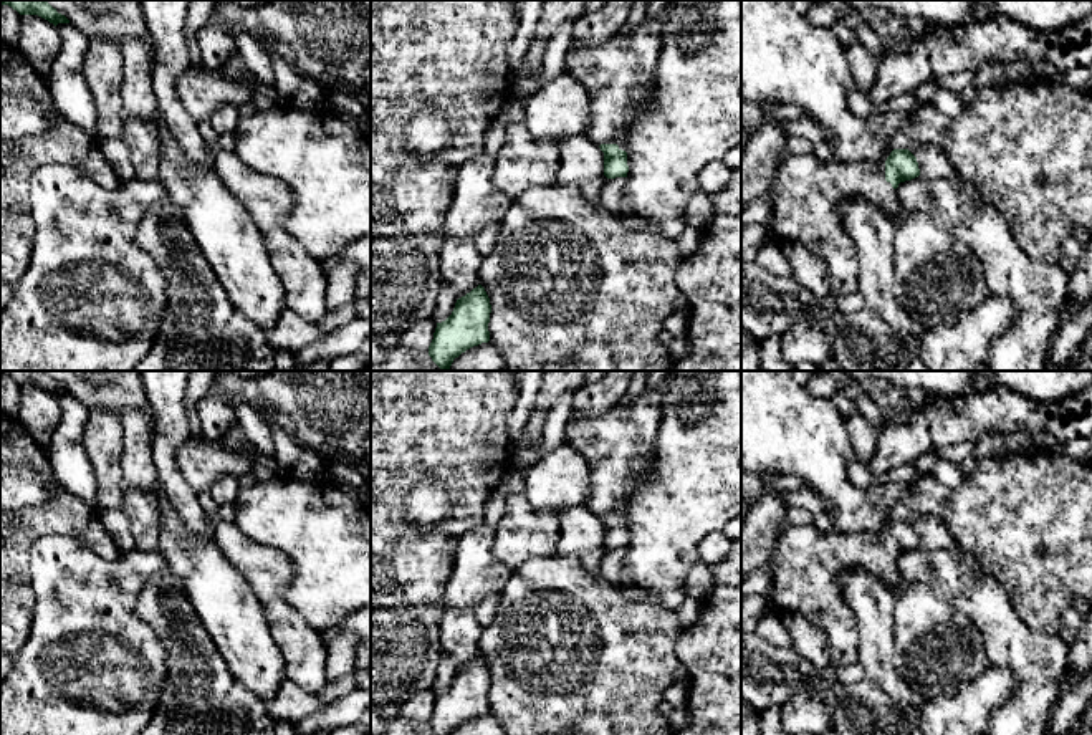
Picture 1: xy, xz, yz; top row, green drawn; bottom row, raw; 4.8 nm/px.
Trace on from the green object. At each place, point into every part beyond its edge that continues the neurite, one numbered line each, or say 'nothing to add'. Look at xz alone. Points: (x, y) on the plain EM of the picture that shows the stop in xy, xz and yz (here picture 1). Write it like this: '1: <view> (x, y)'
1: xz (617, 444)

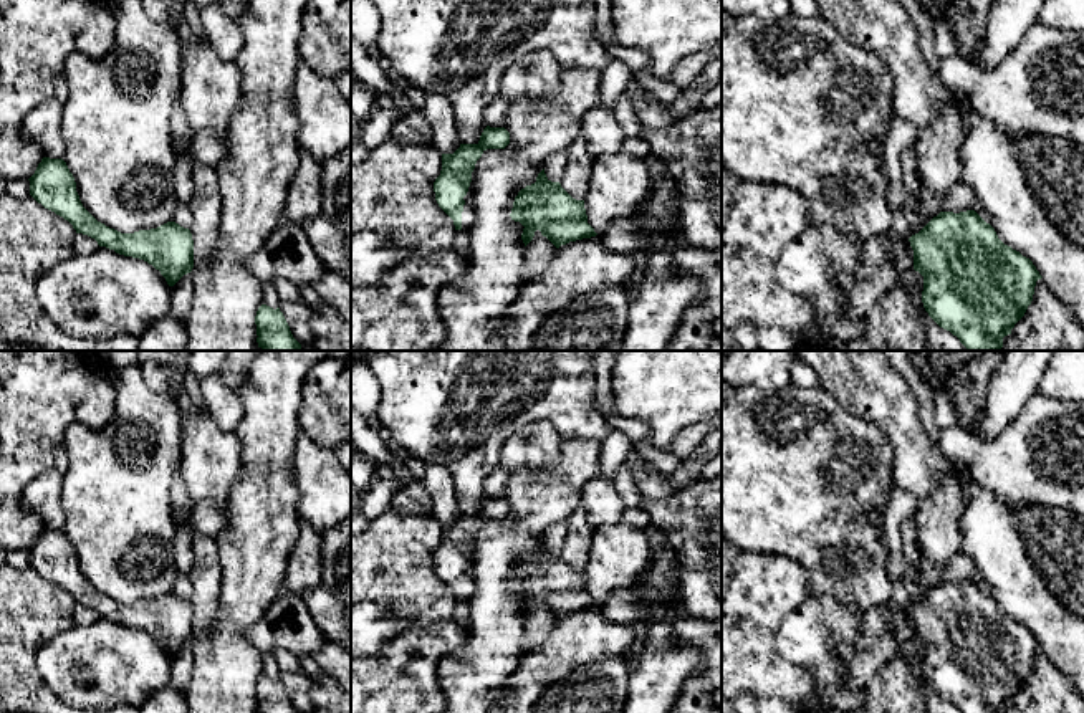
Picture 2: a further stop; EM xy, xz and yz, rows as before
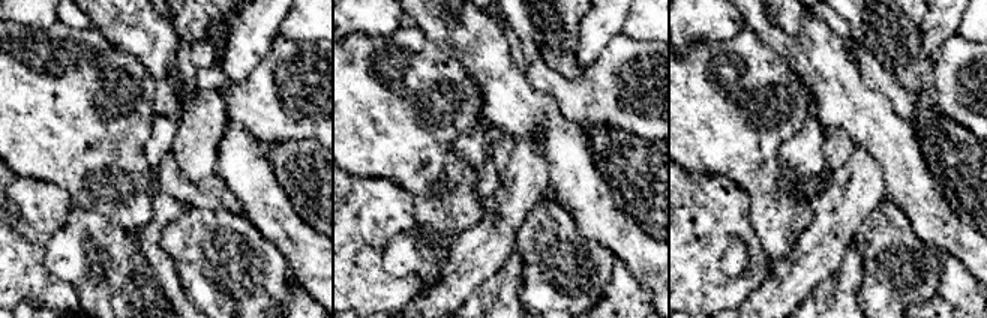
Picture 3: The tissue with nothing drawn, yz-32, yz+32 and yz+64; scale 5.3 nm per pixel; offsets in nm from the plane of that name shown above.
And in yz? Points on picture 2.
nothing to add

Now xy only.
nothing to add

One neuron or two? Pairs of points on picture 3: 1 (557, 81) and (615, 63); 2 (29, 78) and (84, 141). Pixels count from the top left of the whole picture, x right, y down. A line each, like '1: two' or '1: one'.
1: one
2: one

